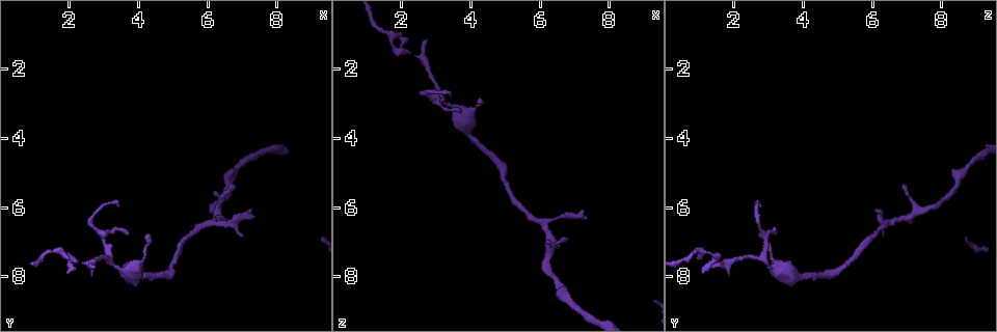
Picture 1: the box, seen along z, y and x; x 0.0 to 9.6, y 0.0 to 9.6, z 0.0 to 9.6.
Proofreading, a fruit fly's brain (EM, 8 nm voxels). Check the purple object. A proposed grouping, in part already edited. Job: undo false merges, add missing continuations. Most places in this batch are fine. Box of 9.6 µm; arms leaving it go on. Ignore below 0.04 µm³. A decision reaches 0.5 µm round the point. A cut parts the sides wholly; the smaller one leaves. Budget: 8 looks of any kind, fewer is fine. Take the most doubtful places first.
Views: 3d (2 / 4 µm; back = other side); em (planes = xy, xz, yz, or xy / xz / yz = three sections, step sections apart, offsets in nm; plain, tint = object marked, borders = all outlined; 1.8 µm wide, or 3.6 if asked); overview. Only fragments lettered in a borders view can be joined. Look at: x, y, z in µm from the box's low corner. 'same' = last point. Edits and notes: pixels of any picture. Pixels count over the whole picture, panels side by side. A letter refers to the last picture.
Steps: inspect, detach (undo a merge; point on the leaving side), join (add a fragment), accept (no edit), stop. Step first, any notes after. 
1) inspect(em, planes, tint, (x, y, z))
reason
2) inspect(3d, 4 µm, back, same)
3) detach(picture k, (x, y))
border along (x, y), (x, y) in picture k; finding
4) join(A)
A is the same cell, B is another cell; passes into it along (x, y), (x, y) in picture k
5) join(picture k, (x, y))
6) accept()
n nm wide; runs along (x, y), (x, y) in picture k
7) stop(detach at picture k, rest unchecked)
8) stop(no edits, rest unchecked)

inspect(3d, 2 µm, (2.80, 7.65, 1.15))
thin end

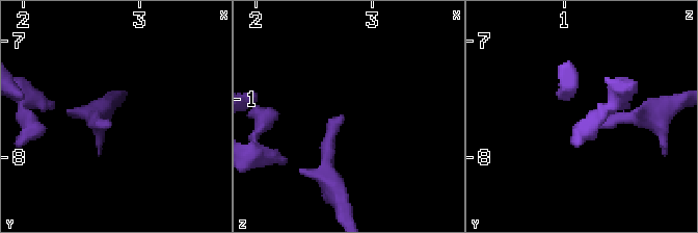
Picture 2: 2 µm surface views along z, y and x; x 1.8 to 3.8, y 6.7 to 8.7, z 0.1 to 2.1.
inspect(em, 3.6 µm, xy, step 8, borders, (2.76, 7.72, 1.16))
need the tissue

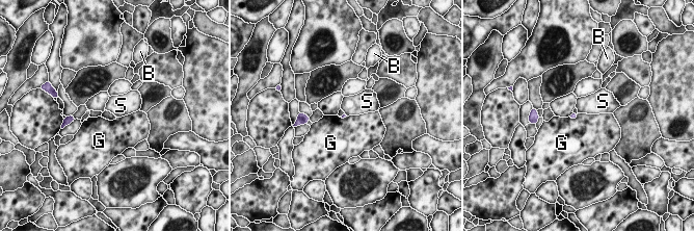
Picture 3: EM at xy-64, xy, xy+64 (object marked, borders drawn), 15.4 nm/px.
inspect(em, 3.6 µm, xz, step 16, borders, same)

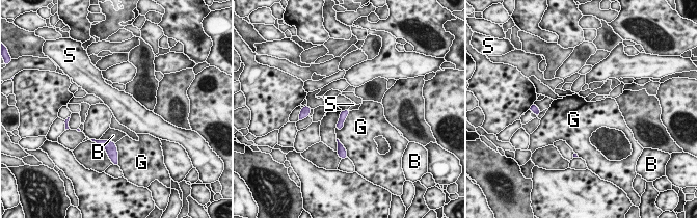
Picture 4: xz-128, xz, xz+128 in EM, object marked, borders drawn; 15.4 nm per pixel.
accept()
B, G and S are other cells; none of them fits

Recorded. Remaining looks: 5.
inspect(em, planes, borders, (7.25, 6.10, 6.05))
tapers out

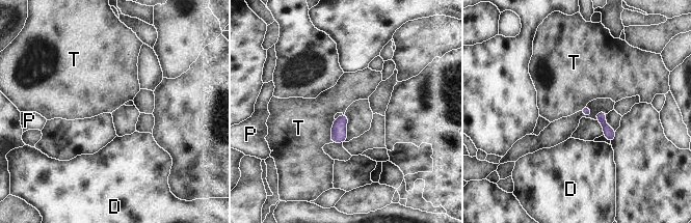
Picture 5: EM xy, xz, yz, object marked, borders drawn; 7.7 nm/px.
accept()
D, P and T are other cells; none of them fits

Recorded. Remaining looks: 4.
inspect(3d, 2 µm, back, (4.30, 6.70, 2.95))
tapers out

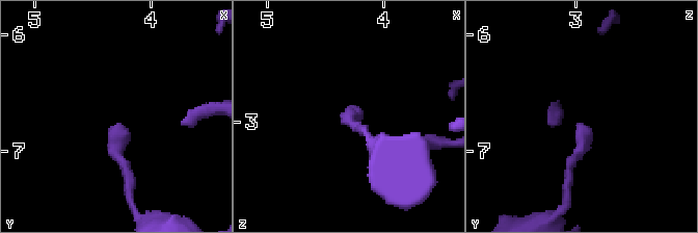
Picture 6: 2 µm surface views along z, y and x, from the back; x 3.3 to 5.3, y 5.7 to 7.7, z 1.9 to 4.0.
inspect(em, planes, plain, (4.30, 6.74, 2.94))
now the EM

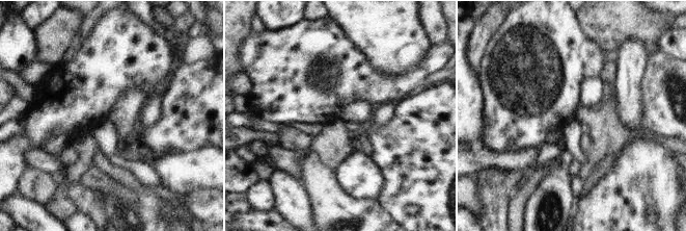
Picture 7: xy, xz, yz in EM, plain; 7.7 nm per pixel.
inspect(em, planes, borders, same)
see the neighbours

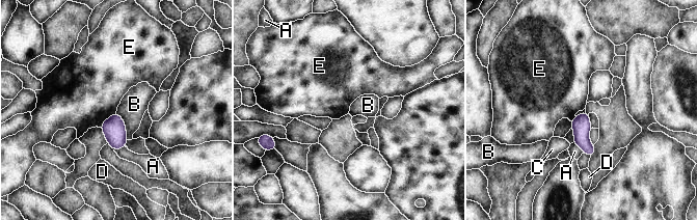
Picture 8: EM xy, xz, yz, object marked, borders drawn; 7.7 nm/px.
accept()
140 nm wide; A, B, C, D and E are other cells; no lettered fragment goes on from it

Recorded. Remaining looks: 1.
stop(no edits, rest unchecked)

